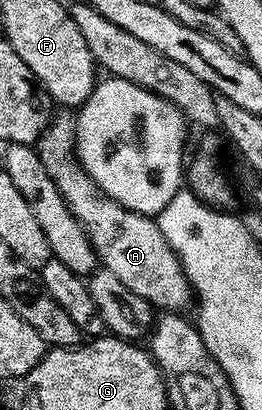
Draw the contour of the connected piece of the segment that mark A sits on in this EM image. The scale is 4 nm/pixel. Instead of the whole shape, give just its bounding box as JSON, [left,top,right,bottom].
[34,115,194,313]

